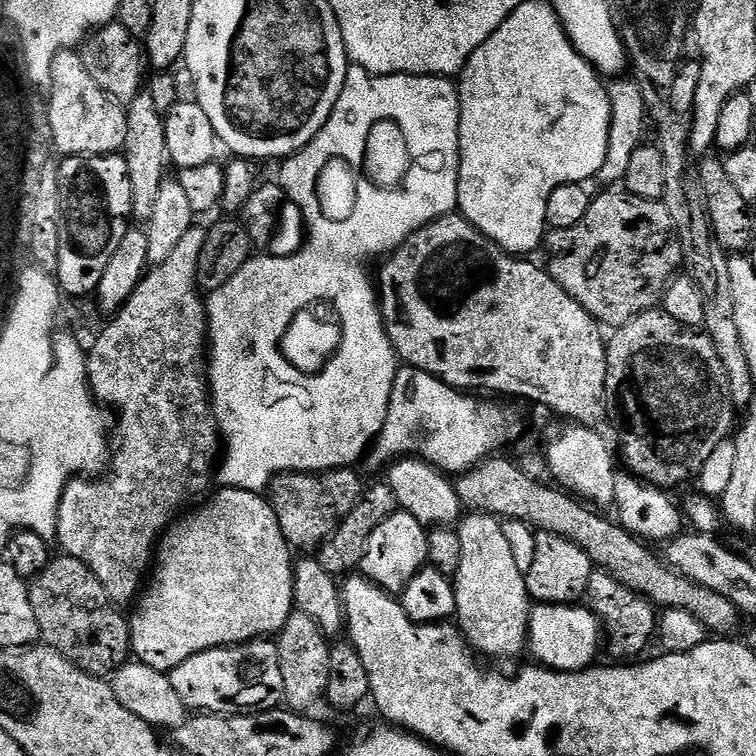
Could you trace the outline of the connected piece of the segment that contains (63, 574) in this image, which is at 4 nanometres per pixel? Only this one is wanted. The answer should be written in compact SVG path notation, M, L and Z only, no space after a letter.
M60 554L60 557L49 559L48 564L43 568L38 575L28 585L28 593L30 594L30 606L34 606L34 618L38 618L38 626L40 627L40 635L43 643L49 648L58 650L58 654L62 654L75 666L75 668L81 668L82 671L88 672L92 676L98 676L101 678L111 677L123 664L129 663L130 653L132 650L132 629L130 627L130 620L127 615L123 616L121 609L117 607L113 601L109 600L106 590L98 582L98 578L95 574L88 569L78 558L69 556L67 554Z

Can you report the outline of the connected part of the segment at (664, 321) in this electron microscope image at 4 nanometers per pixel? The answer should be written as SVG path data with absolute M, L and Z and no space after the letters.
M663 310L638 314L638 318L634 318L629 324L623 324L622 327L615 329L611 335L607 341L608 373L606 374L604 399L607 411L611 415L613 412L614 415L620 416L620 432L624 435L620 440L621 446L624 447L623 467L625 464L628 467L625 469L636 479L661 490L673 490L672 488L686 483L687 480L695 481L700 475L702 466L706 466L710 454L714 454L715 448L723 440L729 439L733 435L734 425L737 423L736 416L738 416L738 410L730 398L730 378L726 374L726 366L722 366L722 358L718 358L718 350L714 350L714 342L710 342L710 338L703 331L693 330L674 322L674 318L670 318L670 314L666 314Z

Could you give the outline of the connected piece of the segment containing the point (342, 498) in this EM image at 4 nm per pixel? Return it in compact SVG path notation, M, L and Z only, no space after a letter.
M351 467L336 468L333 472L284 472L280 476L272 479L270 485L270 503L273 510L276 511L278 522L282 526L282 534L288 540L289 545L293 549L299 550L301 553L315 553L328 539L336 533L338 526L346 518L346 514L350 514L350 510L354 510L354 506L358 506L358 502L362 498L366 487L365 481L360 481L360 476Z

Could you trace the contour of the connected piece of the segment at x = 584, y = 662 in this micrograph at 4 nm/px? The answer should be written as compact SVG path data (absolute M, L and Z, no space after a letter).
M537 603L528 617L527 651L532 651L533 661L558 672L581 672L589 667L602 644L602 628L591 611L584 606L571 604Z

